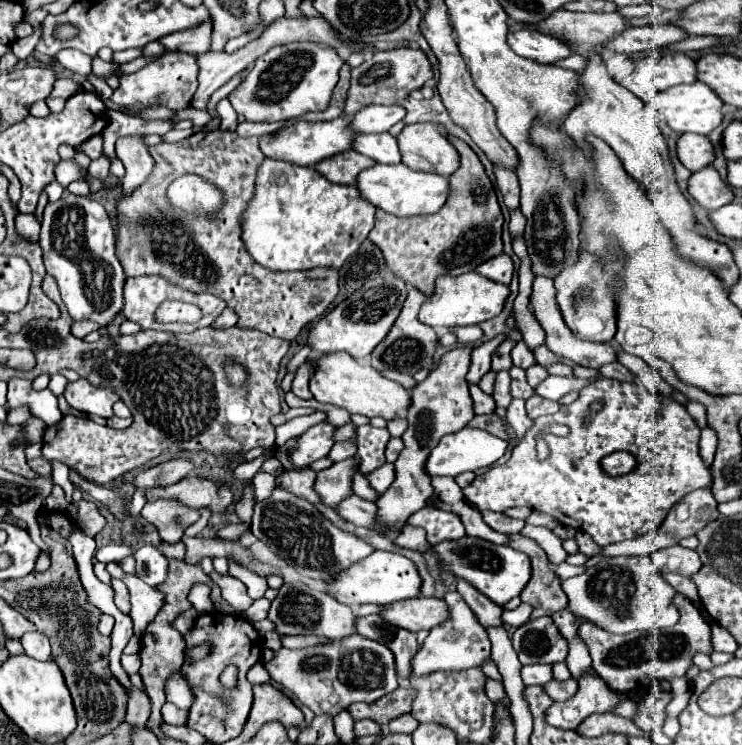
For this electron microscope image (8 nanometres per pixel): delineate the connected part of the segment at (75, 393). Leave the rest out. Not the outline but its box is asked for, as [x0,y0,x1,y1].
[63,379,119,419]

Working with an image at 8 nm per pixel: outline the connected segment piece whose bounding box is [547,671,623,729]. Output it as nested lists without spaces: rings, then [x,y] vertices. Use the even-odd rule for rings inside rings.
[[[587,671],[577,677],[577,693],[563,703],[553,703],[547,709],[547,719],[553,727],[575,729],[585,717],[593,713],[611,713],[623,699],[609,691],[605,681],[597,673]]]

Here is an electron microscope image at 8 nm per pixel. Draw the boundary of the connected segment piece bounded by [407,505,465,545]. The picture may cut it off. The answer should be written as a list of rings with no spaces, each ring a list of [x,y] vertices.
[[[429,505],[423,507],[421,511],[413,513],[407,521],[411,525],[423,527],[427,531],[427,539],[431,545],[435,545],[437,541],[443,541],[443,539],[459,539],[465,535],[463,523],[455,513],[433,509]]]

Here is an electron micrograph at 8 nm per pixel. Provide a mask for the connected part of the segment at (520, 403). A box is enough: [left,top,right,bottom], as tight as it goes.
[507,399,533,439]

